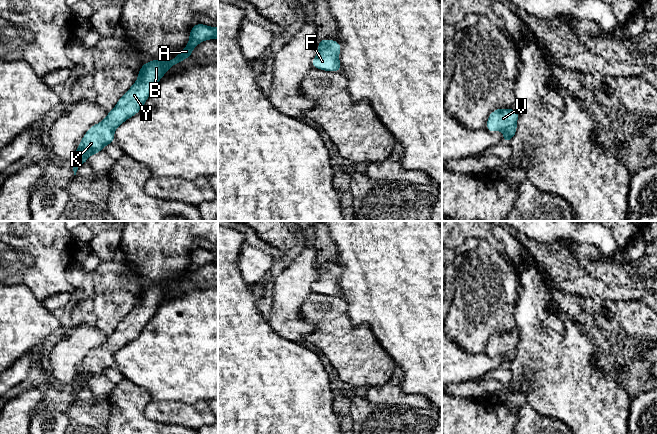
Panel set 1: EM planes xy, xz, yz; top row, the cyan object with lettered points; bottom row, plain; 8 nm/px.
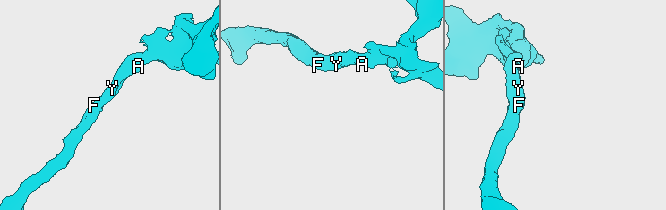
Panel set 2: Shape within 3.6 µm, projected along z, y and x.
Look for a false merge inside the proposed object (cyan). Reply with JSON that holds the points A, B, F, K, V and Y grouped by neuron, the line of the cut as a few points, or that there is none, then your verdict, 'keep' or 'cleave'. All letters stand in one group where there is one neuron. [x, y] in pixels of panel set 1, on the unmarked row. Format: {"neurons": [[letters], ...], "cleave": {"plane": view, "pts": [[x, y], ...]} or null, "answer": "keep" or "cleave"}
{"neurons": [["A", "B", "F", "K", "V", "Y"]], "cleave": null, "answer": "keep"}

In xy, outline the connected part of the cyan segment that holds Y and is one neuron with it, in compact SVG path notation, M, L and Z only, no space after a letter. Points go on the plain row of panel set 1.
M197 247L191 252L187 270L171 285L156 283L142 289L138 303L117 325L115 332L107 337L103 345L92 349L83 360L73 380L74 399L91 379L98 378L107 368L115 366L114 355L141 334L165 297L174 288L179 289L181 285L191 281L194 272L209 263L218 264L218 251Z

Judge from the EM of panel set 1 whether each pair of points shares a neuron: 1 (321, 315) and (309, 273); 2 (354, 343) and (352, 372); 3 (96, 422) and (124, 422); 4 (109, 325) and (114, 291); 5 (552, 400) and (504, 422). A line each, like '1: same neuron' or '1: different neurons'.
1: different neurons
2: same neuron
3: different neurons
4: same neuron
5: different neurons

